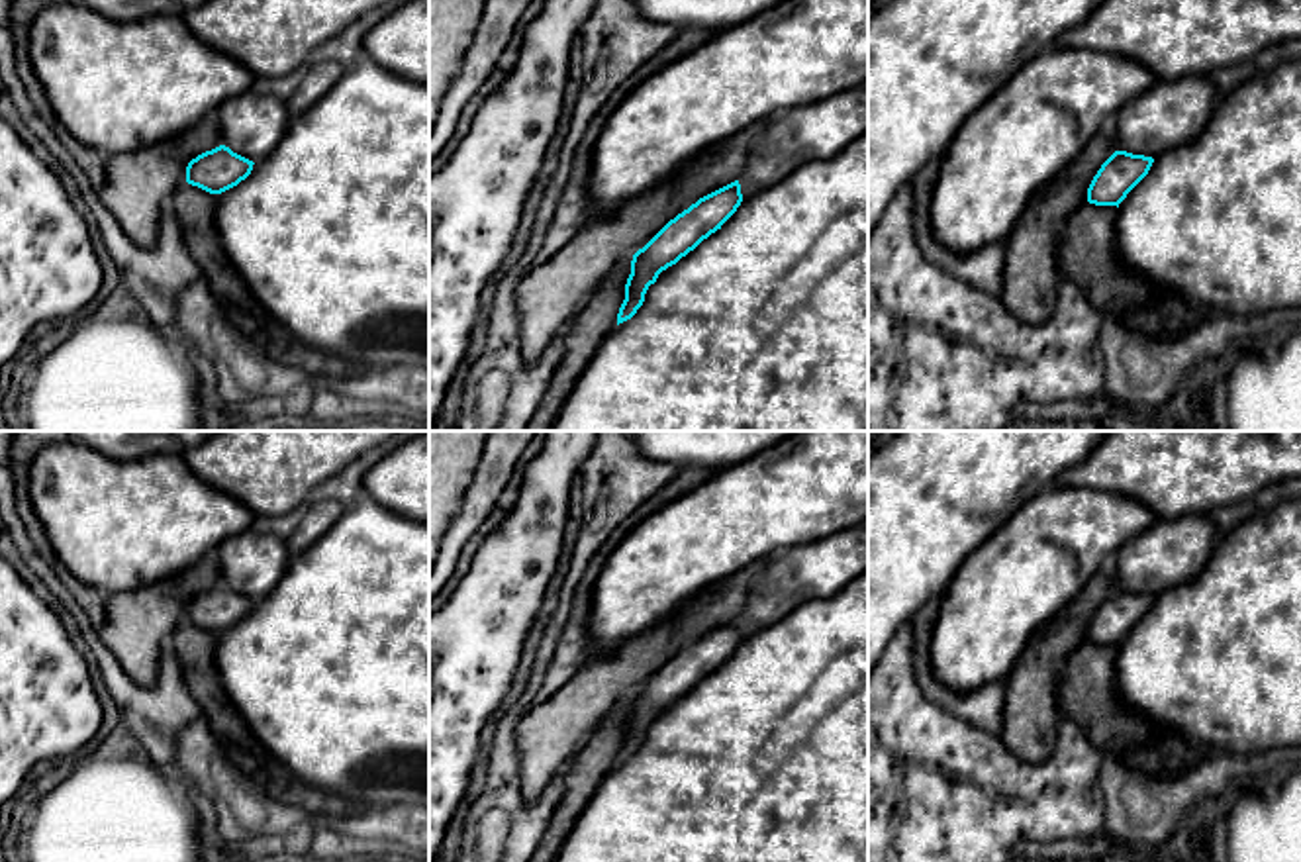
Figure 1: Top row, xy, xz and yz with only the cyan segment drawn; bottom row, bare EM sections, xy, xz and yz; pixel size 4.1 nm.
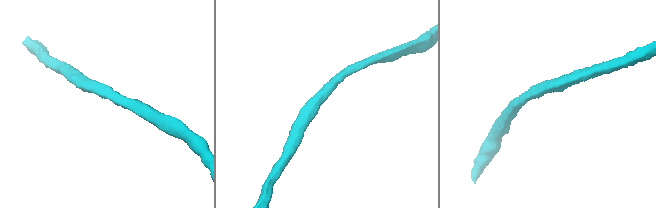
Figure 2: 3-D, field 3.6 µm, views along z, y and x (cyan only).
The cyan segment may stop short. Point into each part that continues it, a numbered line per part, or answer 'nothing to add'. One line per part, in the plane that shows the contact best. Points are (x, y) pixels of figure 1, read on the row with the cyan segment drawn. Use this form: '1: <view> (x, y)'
nothing to add

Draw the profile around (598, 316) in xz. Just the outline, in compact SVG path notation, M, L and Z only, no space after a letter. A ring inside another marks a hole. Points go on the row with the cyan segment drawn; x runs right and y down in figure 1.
M633 255L617 264L570 321L564 337L562 360L551 376L547 392L525 431L553 431L553 425L572 394L582 370L592 362L603 339L617 327L617 313L625 300L631 261Z

